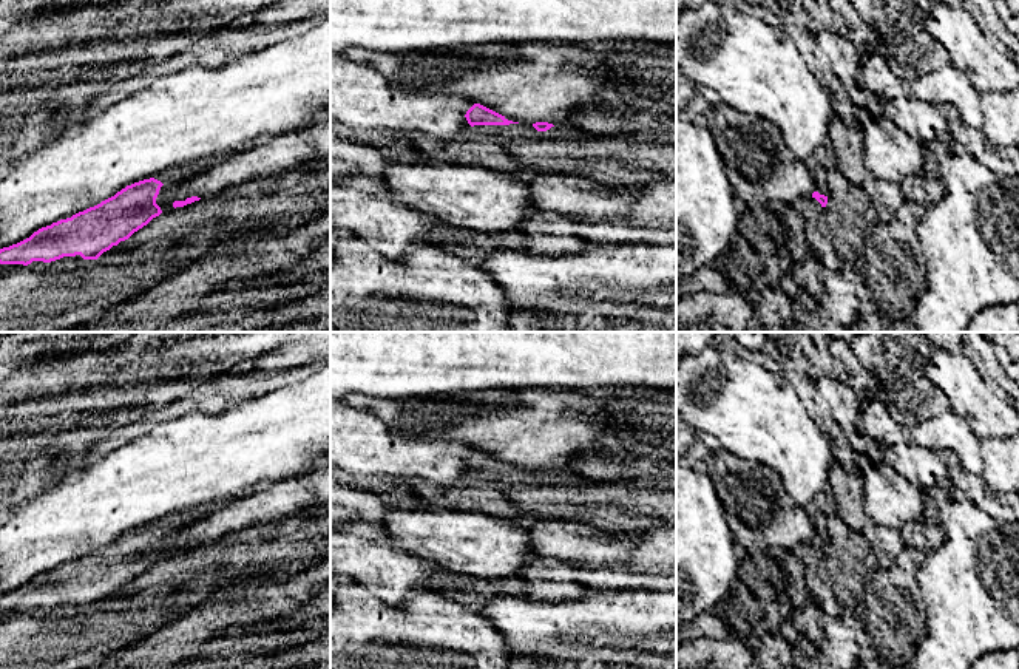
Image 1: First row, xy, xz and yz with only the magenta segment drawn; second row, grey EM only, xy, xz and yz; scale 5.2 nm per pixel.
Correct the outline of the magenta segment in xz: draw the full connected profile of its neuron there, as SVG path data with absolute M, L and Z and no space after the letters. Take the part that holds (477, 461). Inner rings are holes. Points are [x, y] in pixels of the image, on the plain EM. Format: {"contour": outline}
{"contour": "M474 450L466 457L465 464L472 473L471 482L499 481L508 484L510 487L531 487L537 484L582 487L590 484L588 479L584 479L567 470L553 471L548 468L536 468L533 471L528 471L513 468L480 450Z"}

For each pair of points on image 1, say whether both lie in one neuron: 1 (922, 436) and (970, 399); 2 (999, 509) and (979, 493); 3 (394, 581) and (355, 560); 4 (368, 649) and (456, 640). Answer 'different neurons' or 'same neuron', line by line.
1: different neurons
2: same neuron
3: same neuron
4: same neuron

